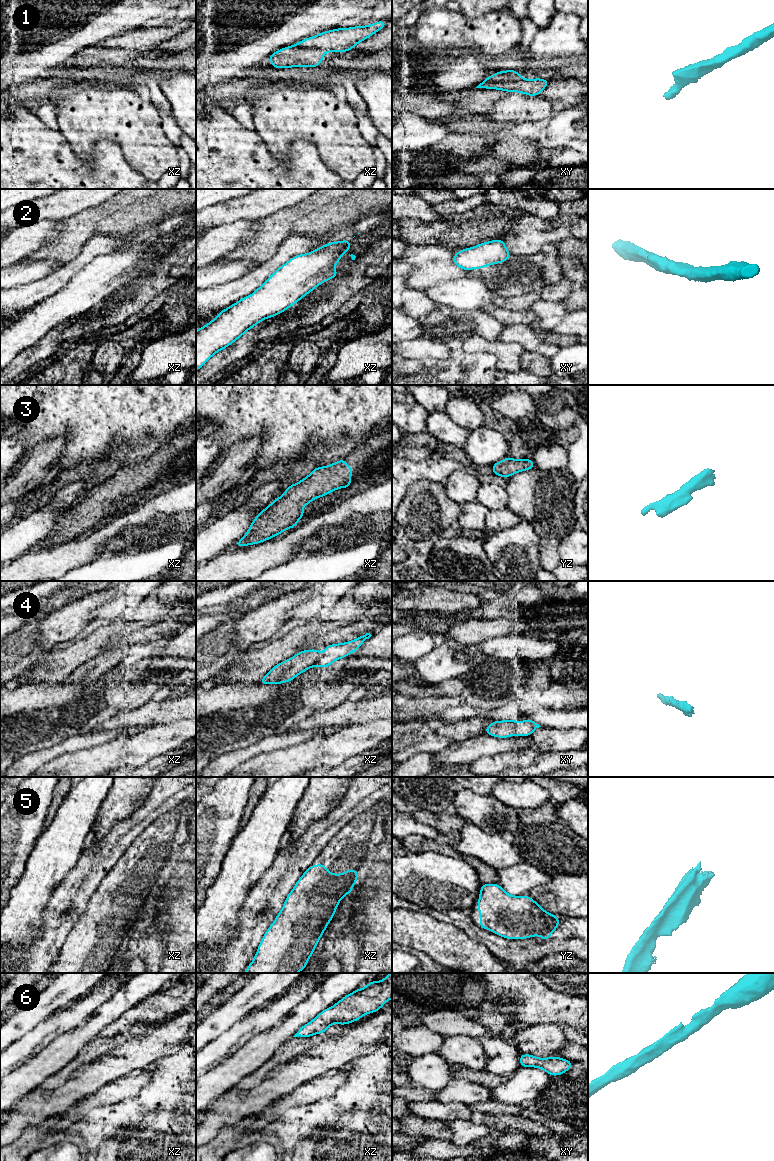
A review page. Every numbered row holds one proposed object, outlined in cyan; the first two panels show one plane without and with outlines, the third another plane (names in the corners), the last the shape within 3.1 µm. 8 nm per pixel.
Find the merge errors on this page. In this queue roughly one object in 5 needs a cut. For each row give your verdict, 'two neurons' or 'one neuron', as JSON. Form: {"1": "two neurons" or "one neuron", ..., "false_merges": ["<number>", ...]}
{"1": "one neuron", "2": "one neuron", "3": "one neuron", "4": "one neuron", "5": "one neuron", "6": "one neuron", "false_merges": []}

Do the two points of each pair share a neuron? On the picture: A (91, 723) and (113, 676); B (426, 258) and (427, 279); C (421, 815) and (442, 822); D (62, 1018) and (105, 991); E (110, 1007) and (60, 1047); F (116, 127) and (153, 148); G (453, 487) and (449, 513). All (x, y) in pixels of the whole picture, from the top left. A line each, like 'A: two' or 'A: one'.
A: one
B: one
C: one
D: one
E: one
F: one
G: two

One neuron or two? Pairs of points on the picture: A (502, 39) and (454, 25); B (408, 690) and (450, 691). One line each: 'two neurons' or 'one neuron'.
A: one neuron
B: one neuron

